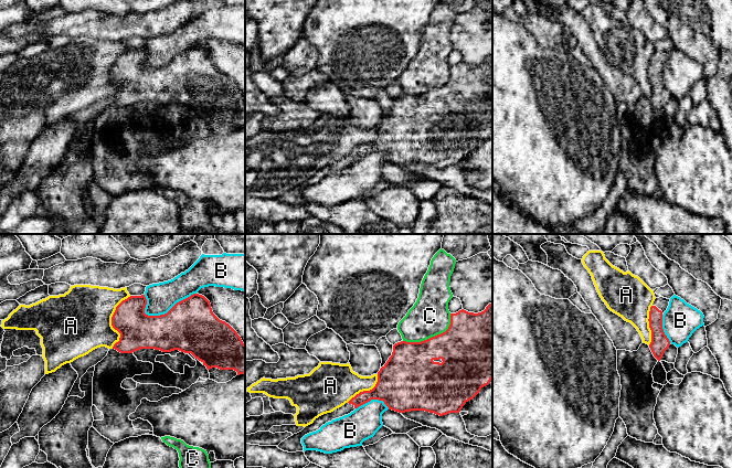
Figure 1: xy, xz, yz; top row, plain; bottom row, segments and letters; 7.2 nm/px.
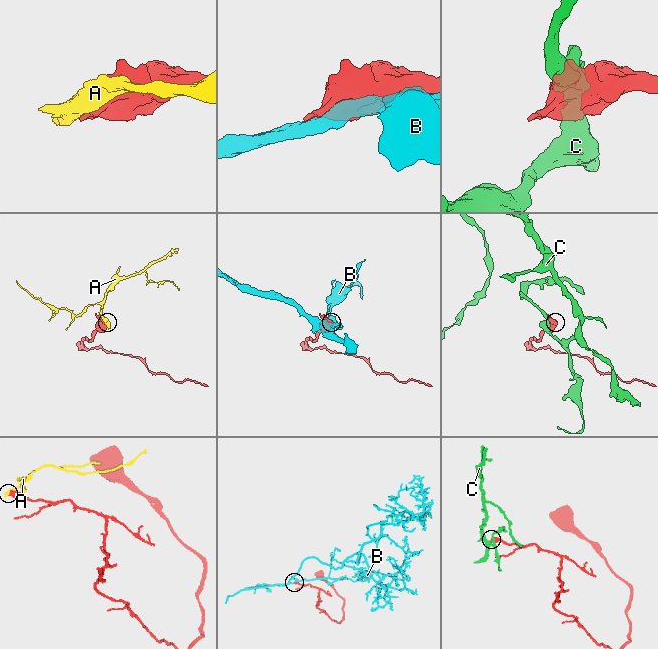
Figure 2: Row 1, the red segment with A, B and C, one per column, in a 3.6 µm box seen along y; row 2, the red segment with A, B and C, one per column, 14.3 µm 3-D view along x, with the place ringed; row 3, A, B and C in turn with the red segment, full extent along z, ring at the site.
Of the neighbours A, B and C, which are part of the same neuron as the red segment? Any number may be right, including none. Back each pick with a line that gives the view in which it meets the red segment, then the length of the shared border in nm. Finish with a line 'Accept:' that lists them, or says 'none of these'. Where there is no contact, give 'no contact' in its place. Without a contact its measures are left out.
Accept: none of these

